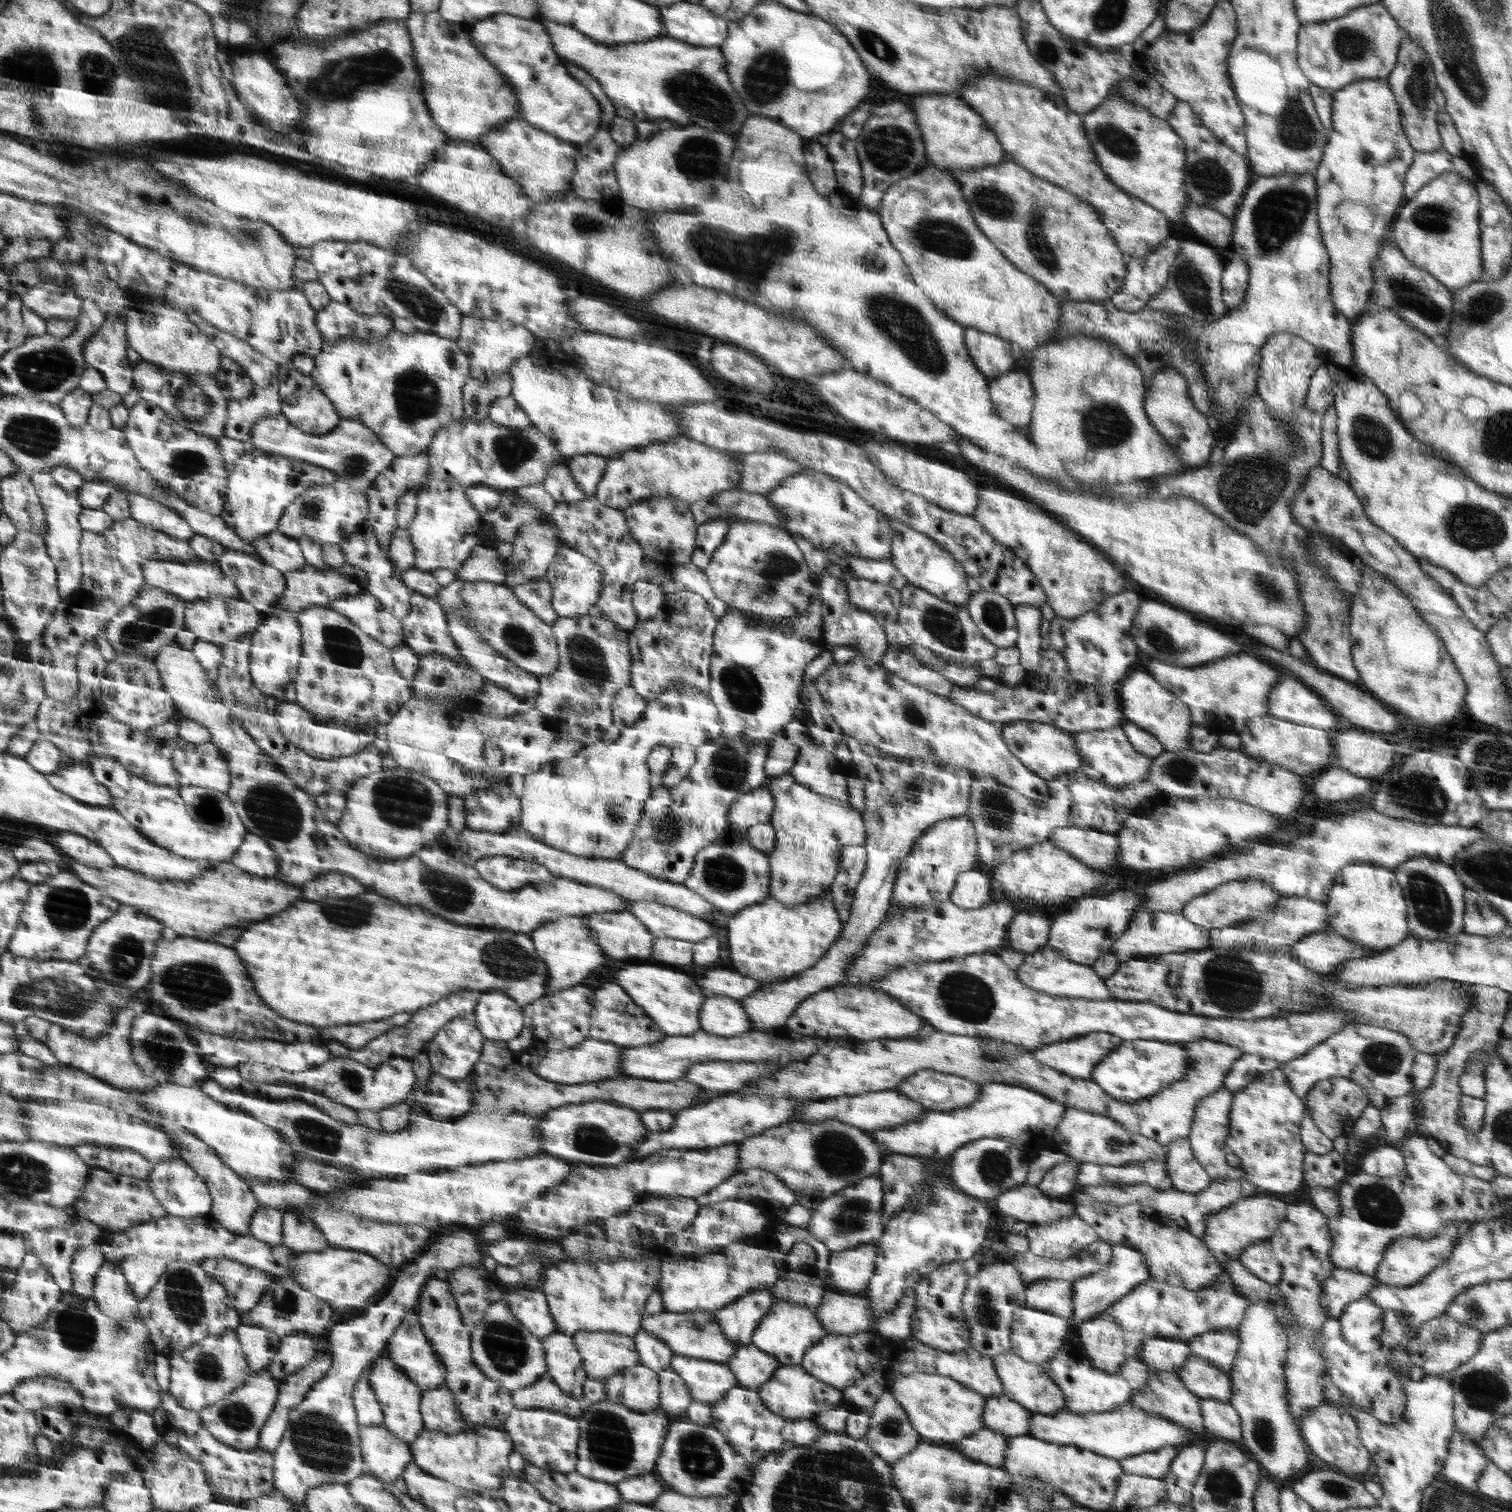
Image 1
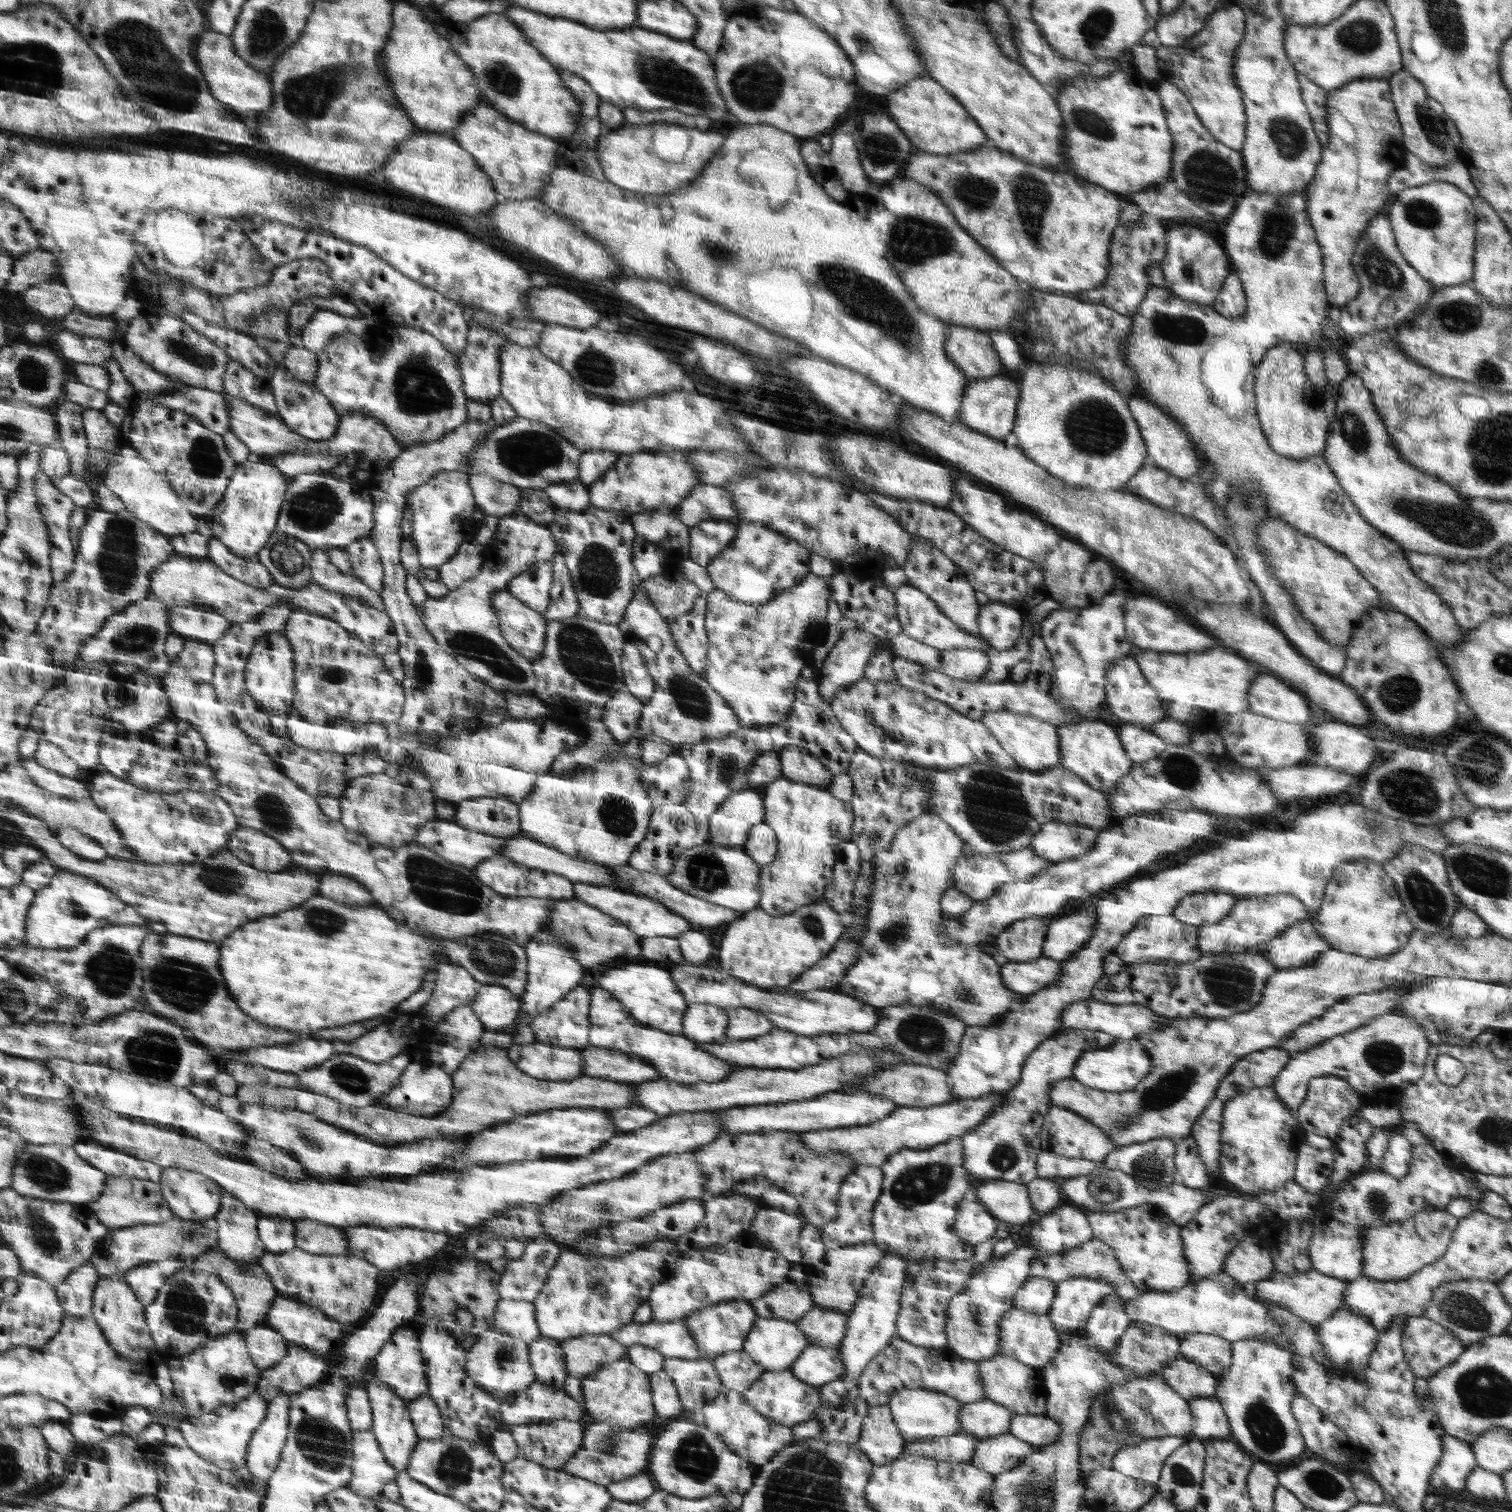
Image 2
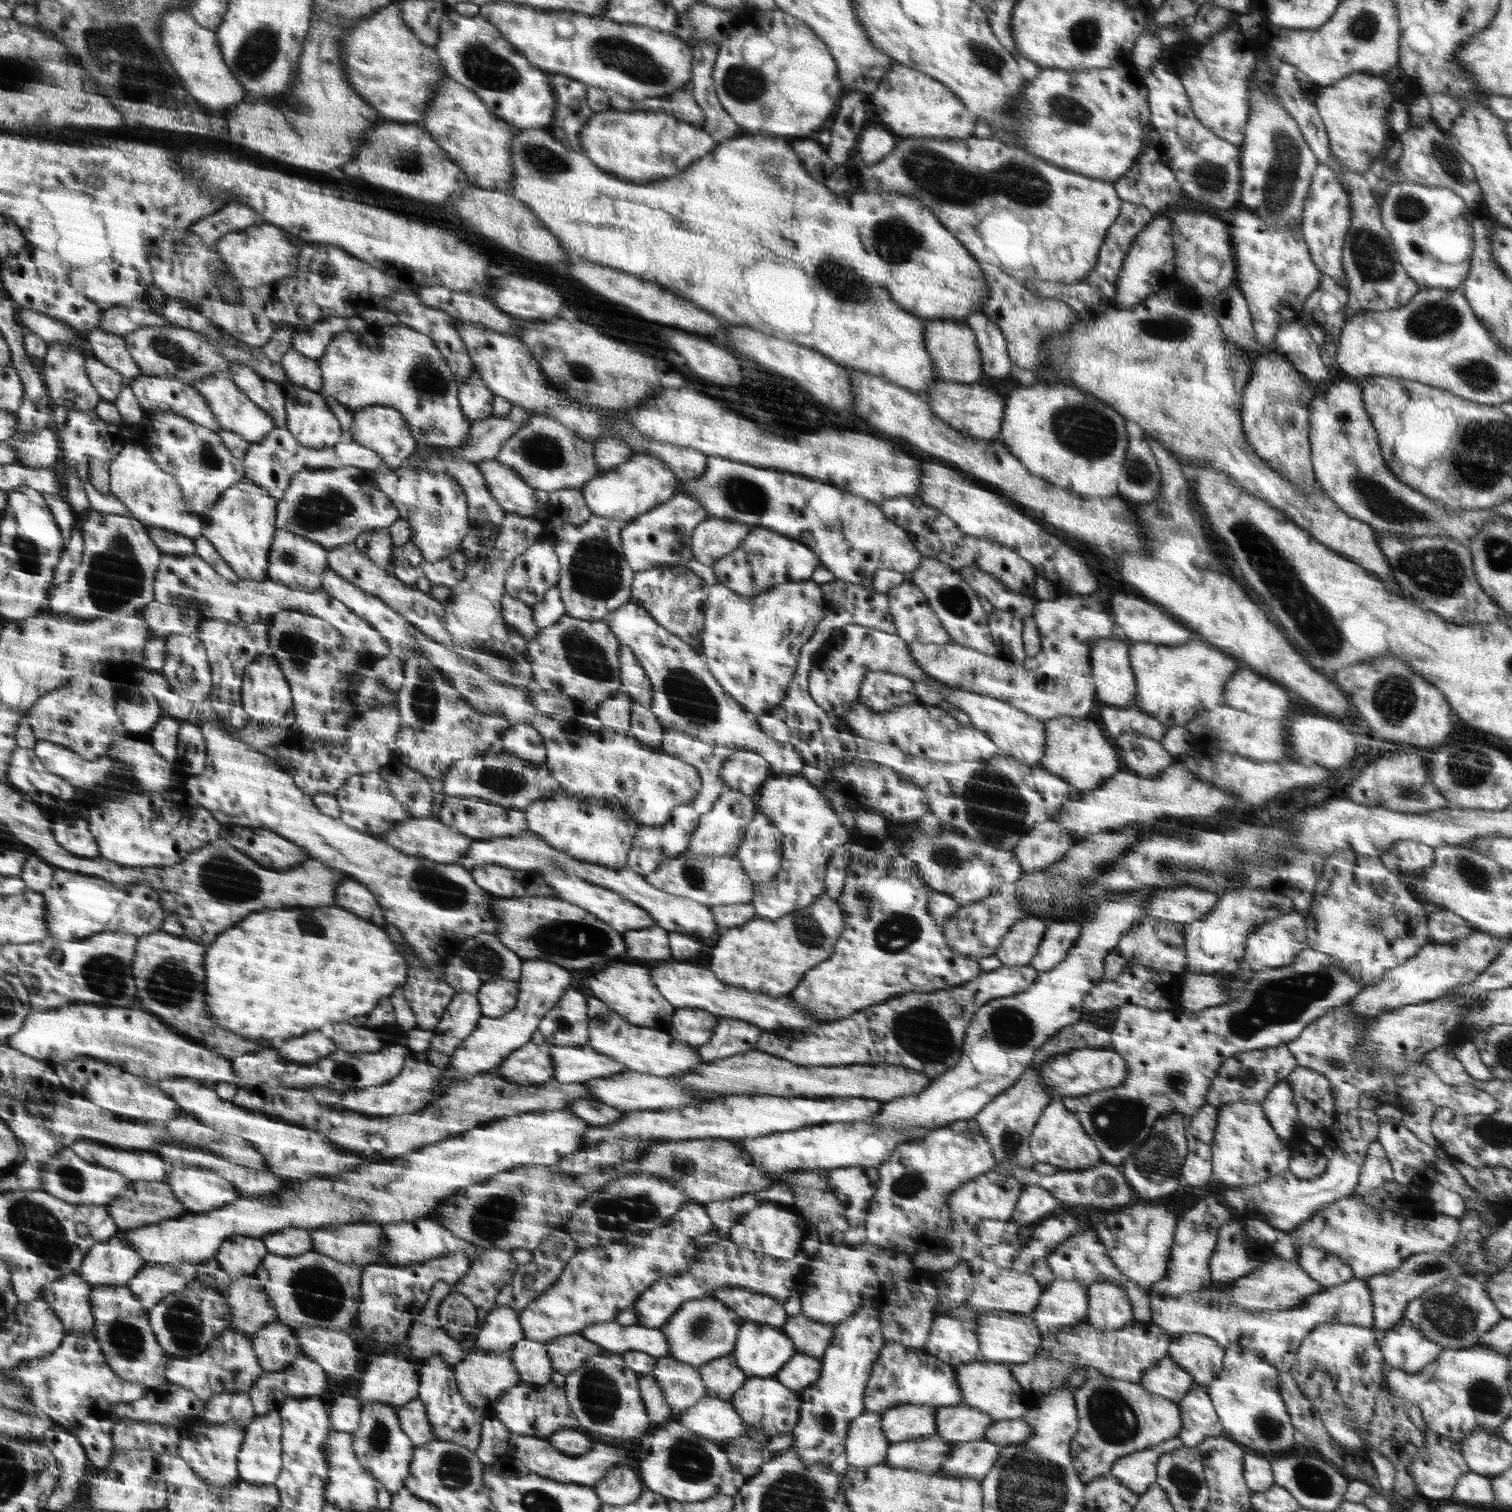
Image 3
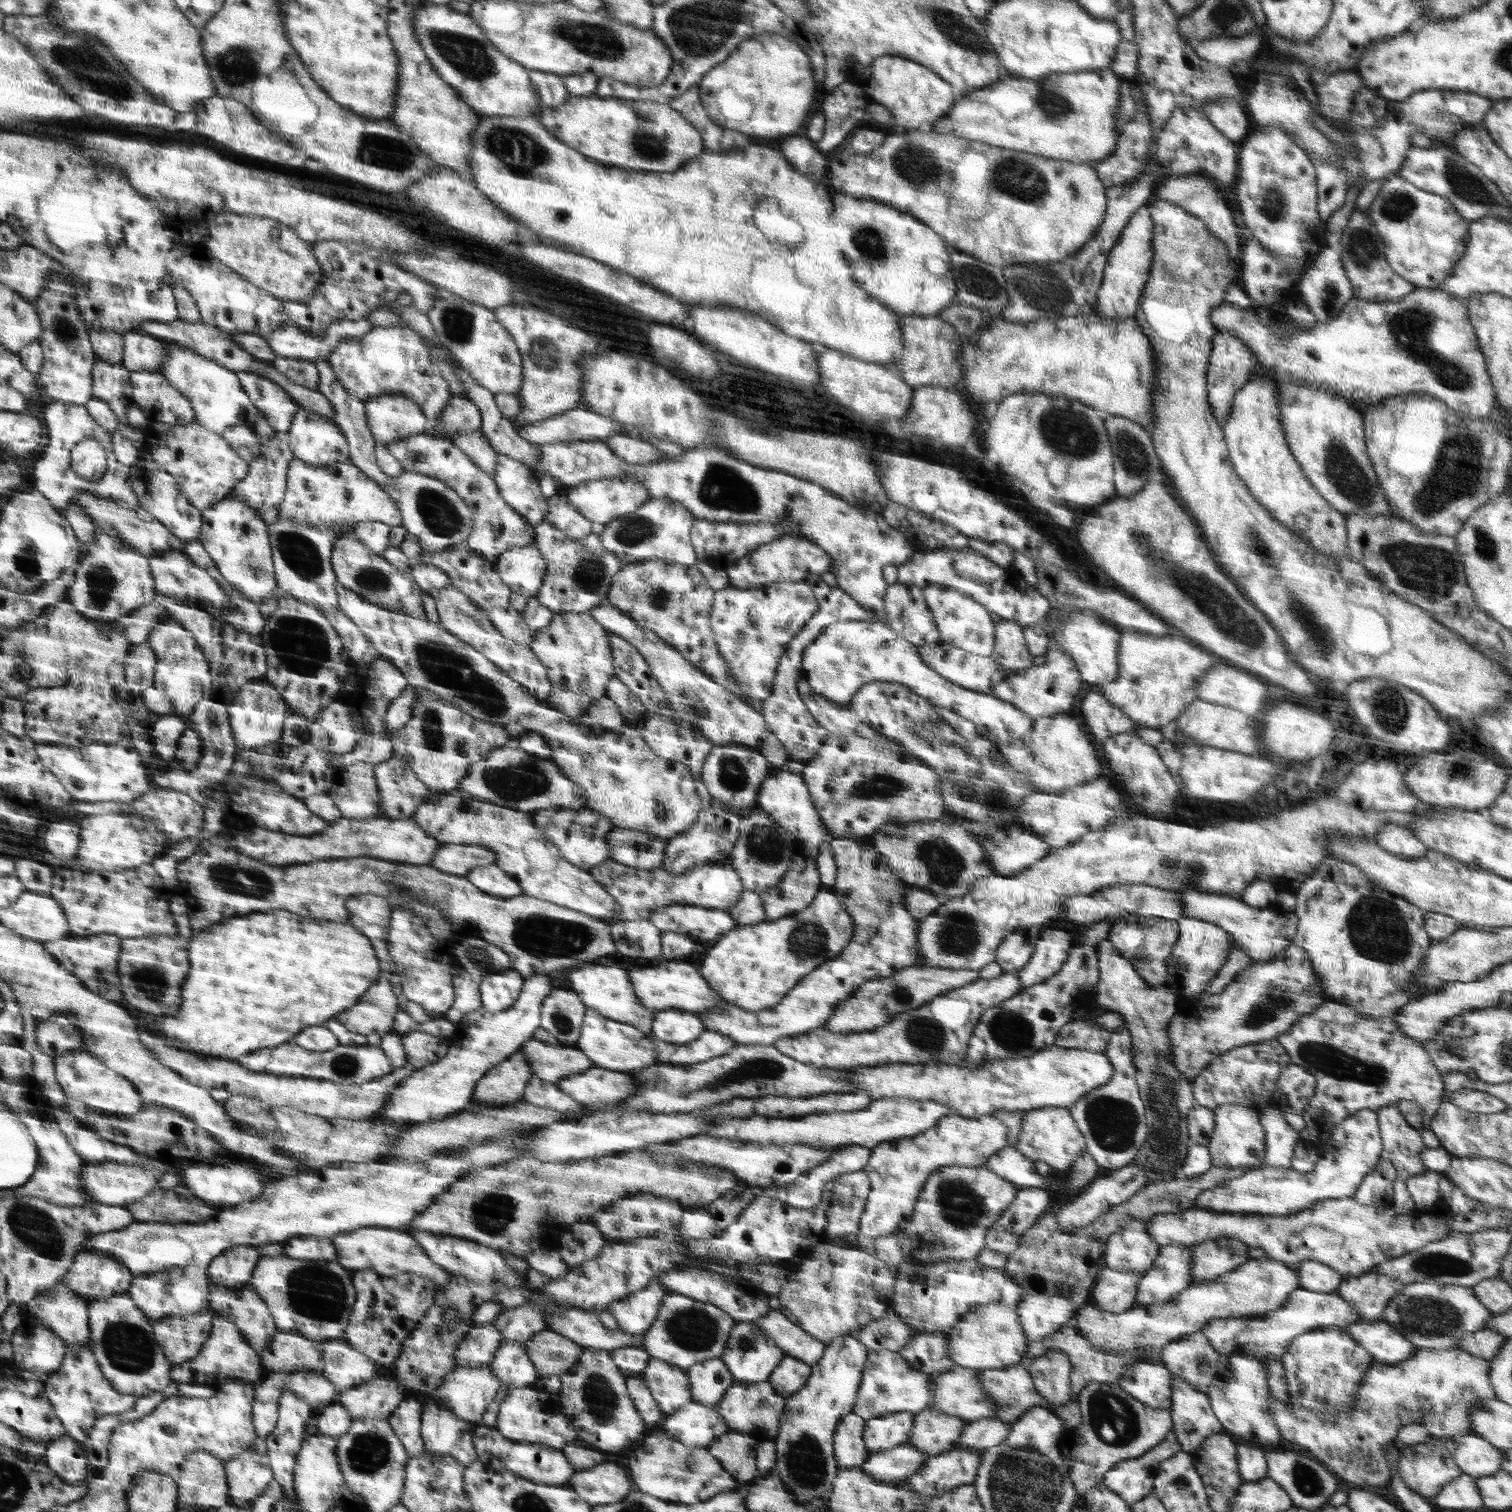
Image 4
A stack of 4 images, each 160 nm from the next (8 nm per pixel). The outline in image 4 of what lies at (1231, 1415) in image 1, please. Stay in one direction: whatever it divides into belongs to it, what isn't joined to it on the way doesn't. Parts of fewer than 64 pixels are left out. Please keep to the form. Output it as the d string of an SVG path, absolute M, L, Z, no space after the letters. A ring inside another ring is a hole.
M1176 1375L1171 1376L1171 1393L1172 1404L1169 1411L1173 1420L1172 1430L1177 1436L1182 1451L1192 1454L1207 1436L1224 1433L1223 1426L1211 1409L1207 1393L1196 1390L1191 1384Z

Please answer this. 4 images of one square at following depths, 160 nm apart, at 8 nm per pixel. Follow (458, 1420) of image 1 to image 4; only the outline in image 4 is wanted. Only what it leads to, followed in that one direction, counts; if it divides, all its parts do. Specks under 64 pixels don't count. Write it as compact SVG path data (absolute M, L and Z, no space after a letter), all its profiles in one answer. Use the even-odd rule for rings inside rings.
M410 1397L404 1399L388 1418L410 1459L426 1452L422 1437L423 1409L424 1404Z

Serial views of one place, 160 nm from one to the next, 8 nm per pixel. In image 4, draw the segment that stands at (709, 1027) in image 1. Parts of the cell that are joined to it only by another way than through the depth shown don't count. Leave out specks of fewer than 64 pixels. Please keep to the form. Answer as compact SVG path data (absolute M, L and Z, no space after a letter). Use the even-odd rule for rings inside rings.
M668 1009L656 1012L650 1031L658 1041L686 1044L694 1042L706 1030L706 1021L697 1013Z

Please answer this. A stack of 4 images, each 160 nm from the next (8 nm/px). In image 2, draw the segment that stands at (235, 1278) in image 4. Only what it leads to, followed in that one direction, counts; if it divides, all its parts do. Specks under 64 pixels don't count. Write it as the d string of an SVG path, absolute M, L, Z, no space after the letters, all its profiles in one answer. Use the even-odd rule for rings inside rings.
M222 1191L222 1207L218 1214L214 1216L217 1224L218 1247L232 1261L240 1265L254 1265L259 1263L259 1259L265 1254L266 1246L259 1238L259 1214L252 1210L250 1206L244 1205L235 1194Z

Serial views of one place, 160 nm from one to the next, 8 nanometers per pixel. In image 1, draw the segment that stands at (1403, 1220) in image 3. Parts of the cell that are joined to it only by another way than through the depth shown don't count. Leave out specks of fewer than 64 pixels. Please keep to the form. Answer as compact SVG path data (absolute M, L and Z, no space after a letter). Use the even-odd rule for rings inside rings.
M1448 1224L1448 1228L1444 1228L1442 1236L1430 1238L1430 1240L1420 1240L1420 1238L1394 1240L1383 1252L1384 1258L1382 1258L1382 1262L1380 1262L1374 1276L1382 1285L1405 1287L1418 1284L1424 1279L1424 1276L1430 1275L1430 1272L1434 1272L1436 1268L1445 1264L1448 1258L1452 1256L1456 1236L1456 1224L1454 1226Z

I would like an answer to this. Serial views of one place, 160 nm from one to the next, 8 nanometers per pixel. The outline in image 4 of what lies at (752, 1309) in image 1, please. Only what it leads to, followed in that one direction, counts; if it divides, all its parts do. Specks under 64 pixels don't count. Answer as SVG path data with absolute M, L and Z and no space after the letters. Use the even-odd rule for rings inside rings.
M671 1293L663 1300L652 1328L644 1333L647 1338L644 1350L650 1358L668 1361L678 1368L694 1367L696 1363L719 1358L727 1350L731 1332L737 1322L735 1317L724 1312L718 1305Z

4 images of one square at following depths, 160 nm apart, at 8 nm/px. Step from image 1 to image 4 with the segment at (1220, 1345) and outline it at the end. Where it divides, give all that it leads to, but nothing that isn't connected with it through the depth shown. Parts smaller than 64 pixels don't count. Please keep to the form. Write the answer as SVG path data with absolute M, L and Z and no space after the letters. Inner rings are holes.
M1195 1333L1168 1344L1159 1351L1157 1358L1172 1375L1179 1376L1196 1390L1206 1393L1217 1375L1222 1356L1212 1348L1206 1336Z

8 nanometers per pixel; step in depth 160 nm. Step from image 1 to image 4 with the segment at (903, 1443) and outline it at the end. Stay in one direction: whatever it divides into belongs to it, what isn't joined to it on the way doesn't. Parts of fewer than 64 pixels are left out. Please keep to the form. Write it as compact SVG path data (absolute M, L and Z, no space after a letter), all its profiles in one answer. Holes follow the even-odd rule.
M854 1412L848 1413L839 1424L834 1436L834 1447L840 1469L860 1467L870 1458L870 1449L864 1443L866 1426L867 1421Z

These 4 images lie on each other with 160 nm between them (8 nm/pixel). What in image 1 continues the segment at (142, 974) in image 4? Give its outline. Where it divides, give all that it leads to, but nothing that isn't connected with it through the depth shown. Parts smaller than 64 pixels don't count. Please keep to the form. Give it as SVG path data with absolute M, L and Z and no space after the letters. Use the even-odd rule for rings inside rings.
M176 938L174 942L160 939L156 942L149 983L150 991L146 996L152 996L154 1004L158 1004L166 1015L186 1024L200 1024L198 1028L204 1028L204 1032L212 1032L220 1036L238 1036L242 1040L262 1040L262 1038L280 1040L280 1042L340 1040L342 1044L348 1044L348 1048L362 1048L372 1038L390 1031L391 1028L403 1027L411 1020L410 1014L404 1012L400 1016L392 1016L372 1024L350 1024L338 1030L302 1026L298 1022L286 1020L276 1012L272 1012L254 994L246 968L242 966L240 958L234 954L232 948L196 938Z

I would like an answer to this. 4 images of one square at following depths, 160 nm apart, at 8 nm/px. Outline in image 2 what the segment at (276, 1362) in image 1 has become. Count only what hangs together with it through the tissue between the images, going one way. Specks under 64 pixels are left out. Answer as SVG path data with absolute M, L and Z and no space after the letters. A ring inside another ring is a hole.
M291 1344L282 1360L262 1371L256 1391L268 1402L280 1394L294 1396L320 1383L328 1372L329 1367L323 1357Z

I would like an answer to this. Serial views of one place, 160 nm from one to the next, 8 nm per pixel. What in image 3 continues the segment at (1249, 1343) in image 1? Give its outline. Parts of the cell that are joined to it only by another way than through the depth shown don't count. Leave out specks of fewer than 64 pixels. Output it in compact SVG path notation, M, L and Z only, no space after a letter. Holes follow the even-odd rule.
M1235 1344L1228 1346L1225 1349L1222 1372L1205 1389L1212 1404L1215 1405L1215 1411L1222 1423L1224 1432L1229 1434L1229 1438L1237 1443L1248 1446L1250 1450L1256 1450L1260 1456L1270 1457L1266 1456L1268 1452L1276 1454L1280 1450L1288 1450L1297 1440L1295 1428L1279 1393L1279 1370L1256 1351Z

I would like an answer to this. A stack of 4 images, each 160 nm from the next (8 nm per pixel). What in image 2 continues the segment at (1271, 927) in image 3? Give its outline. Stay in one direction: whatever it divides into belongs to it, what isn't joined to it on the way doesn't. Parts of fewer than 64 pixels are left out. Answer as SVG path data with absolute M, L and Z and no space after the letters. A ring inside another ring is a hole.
M1310 921L1292 923L1280 936L1263 944L1262 954L1278 969L1309 965L1332 949Z

